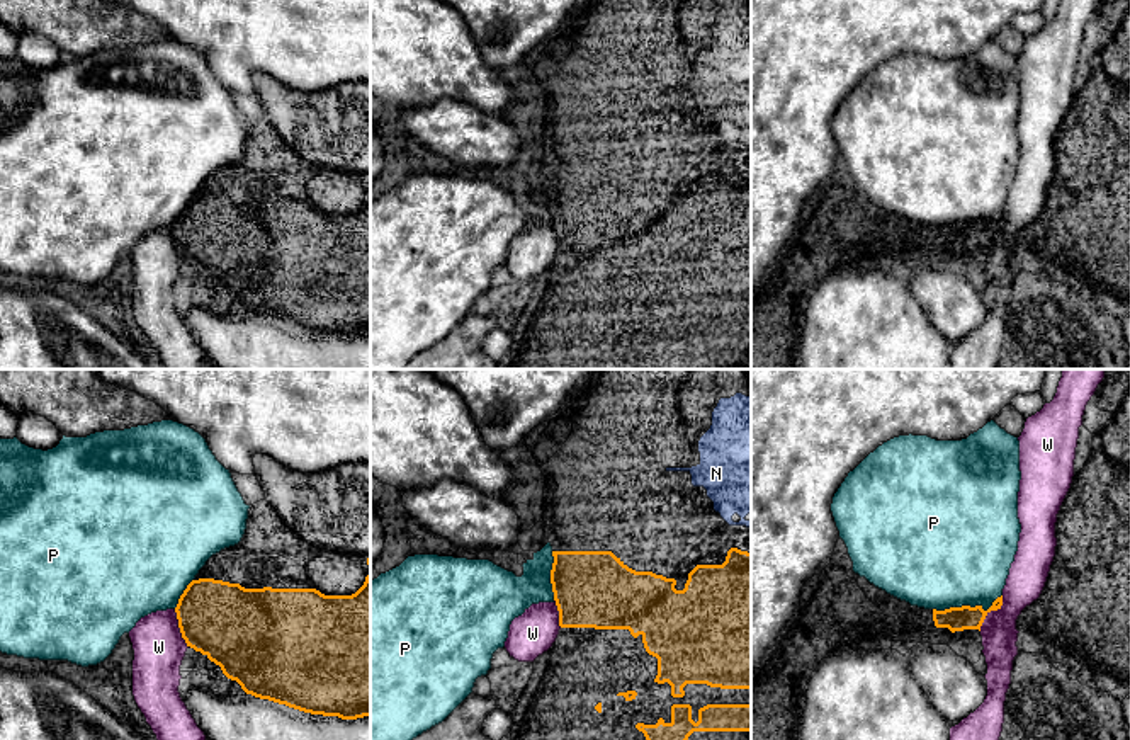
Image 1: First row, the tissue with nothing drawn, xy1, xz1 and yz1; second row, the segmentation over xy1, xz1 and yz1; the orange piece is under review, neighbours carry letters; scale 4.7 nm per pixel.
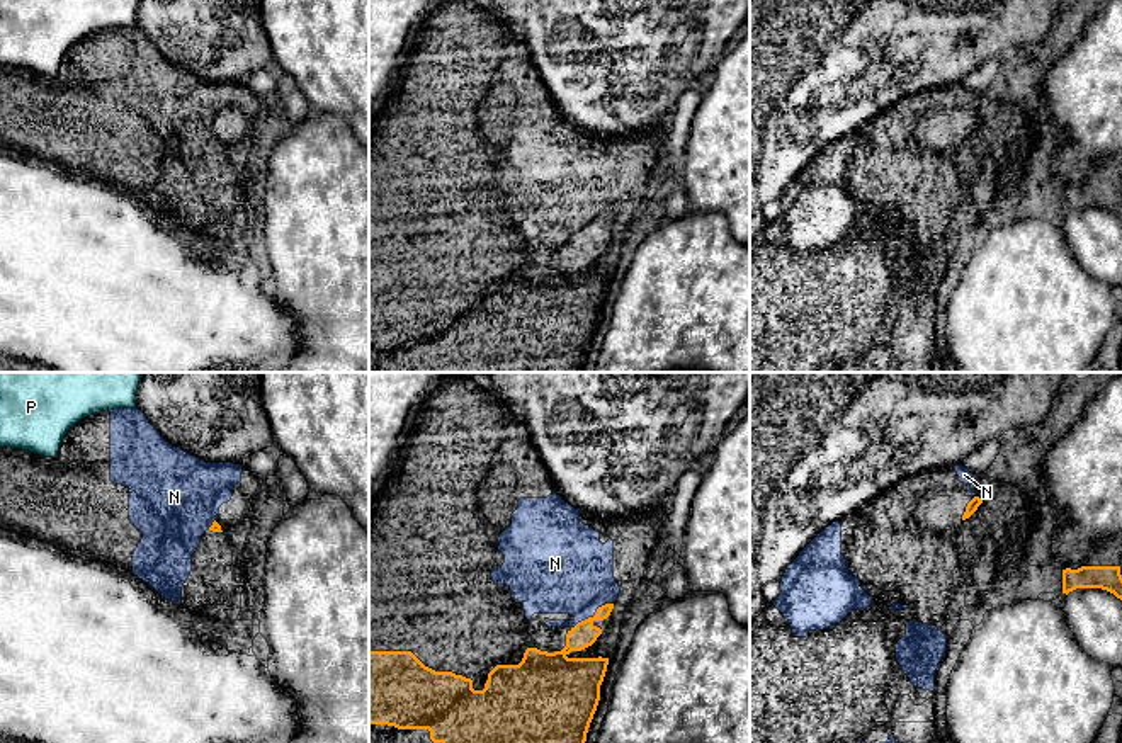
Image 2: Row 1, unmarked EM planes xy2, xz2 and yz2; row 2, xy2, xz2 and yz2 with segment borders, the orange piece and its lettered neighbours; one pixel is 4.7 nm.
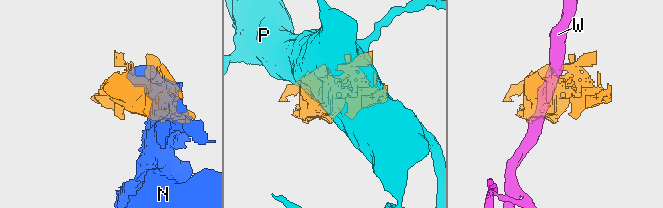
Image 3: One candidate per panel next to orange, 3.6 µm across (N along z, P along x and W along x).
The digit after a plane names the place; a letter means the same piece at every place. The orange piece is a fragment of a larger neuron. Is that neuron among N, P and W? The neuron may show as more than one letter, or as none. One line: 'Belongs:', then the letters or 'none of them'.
Belongs: N

